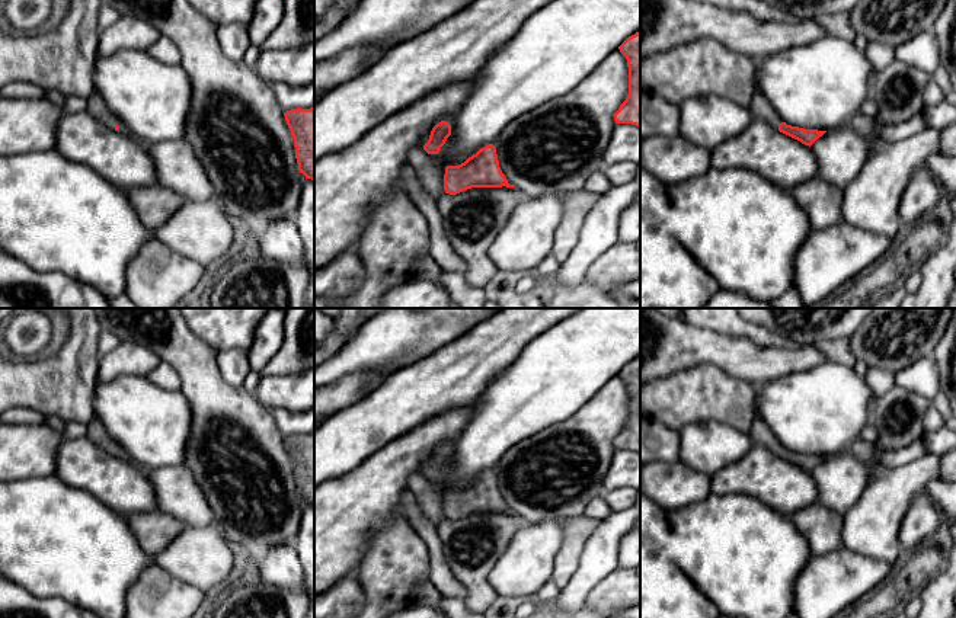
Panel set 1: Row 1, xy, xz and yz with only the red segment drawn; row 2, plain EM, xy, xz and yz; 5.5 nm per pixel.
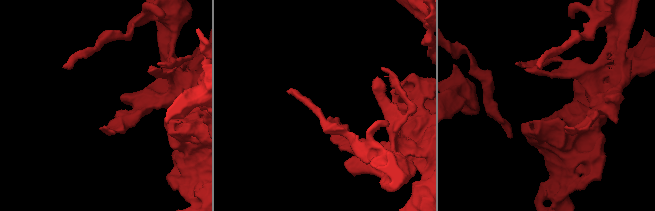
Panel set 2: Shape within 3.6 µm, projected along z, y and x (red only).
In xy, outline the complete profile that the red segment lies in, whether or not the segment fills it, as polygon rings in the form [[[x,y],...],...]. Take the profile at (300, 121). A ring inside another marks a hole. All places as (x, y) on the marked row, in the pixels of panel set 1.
[[[314,108],[291,109],[284,116],[294,138],[298,170],[314,180]]]

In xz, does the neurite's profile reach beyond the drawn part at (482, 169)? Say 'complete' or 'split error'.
complete

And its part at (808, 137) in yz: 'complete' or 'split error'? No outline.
split error

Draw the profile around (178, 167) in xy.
[[[188,141],[154,143],[148,145],[148,153],[154,161],[157,185],[188,201],[215,199],[214,186]]]

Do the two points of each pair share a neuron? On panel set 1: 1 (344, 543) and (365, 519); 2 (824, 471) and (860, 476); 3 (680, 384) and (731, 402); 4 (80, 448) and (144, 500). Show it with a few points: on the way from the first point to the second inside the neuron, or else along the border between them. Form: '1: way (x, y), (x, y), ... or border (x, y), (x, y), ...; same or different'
1: way (348, 537), (360, 525); same
2: way (833, 476), (851, 476); same
3: way (693, 394), (718, 397); same
4: way (96, 464), (115, 483), (128, 490); same

